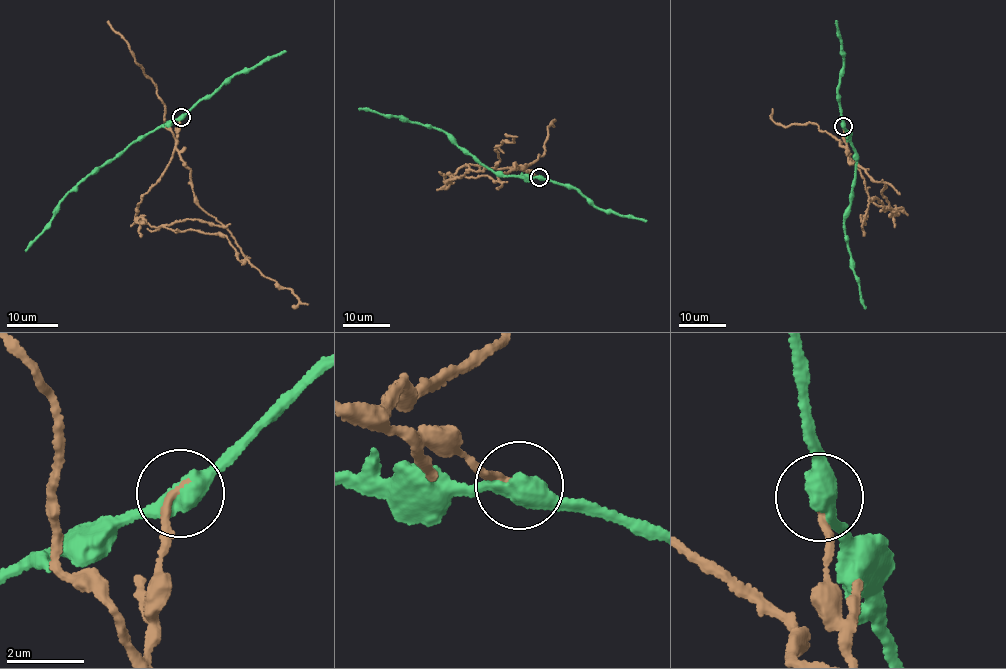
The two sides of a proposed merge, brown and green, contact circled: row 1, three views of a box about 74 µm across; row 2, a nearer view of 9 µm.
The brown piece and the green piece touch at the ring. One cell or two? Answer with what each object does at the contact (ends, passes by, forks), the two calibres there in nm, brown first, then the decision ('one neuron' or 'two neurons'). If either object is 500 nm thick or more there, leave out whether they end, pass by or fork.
brown ends; green passes by; calibres 220 and 480 nm; two neurons

